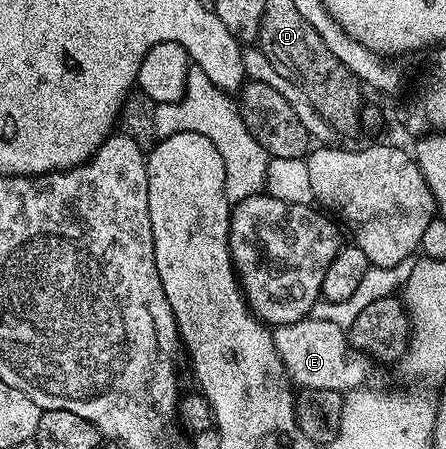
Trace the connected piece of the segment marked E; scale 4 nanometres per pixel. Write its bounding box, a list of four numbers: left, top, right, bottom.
[272,318,374,393]

